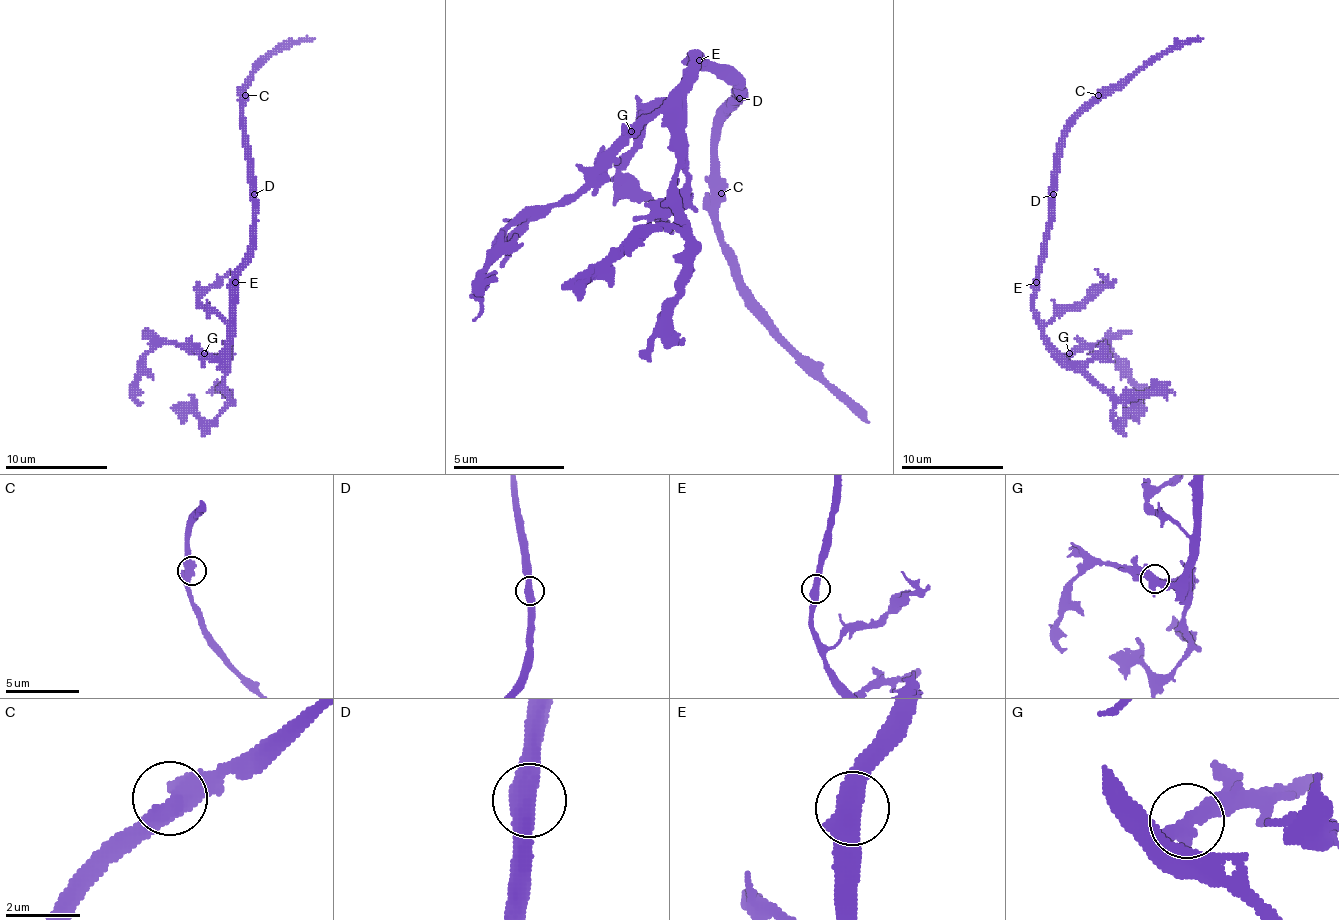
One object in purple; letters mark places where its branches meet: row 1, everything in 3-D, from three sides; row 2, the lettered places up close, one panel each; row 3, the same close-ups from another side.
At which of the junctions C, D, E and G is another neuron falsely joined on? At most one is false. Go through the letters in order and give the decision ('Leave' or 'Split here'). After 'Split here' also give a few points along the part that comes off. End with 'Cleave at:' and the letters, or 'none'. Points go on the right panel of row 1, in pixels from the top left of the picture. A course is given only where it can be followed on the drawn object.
C: Leave
D: Leave
E: Leave
G: Leave
Cleave at: none

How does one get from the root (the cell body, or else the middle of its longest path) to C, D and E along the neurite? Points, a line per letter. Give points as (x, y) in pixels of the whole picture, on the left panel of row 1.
C: (253, 236), (253, 187), (248, 177), (243, 118), (245, 95)
D: (253, 236), (253, 195)
E: (253, 236), (248, 262), (235, 282)

